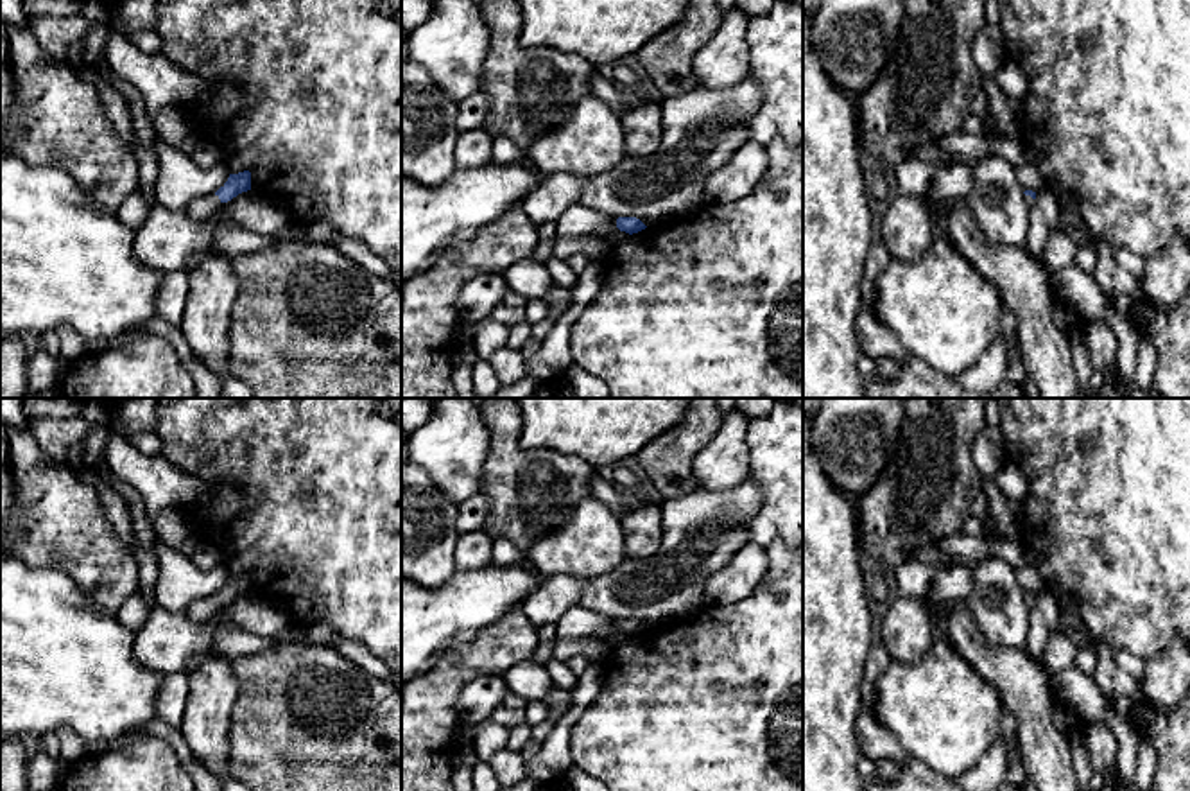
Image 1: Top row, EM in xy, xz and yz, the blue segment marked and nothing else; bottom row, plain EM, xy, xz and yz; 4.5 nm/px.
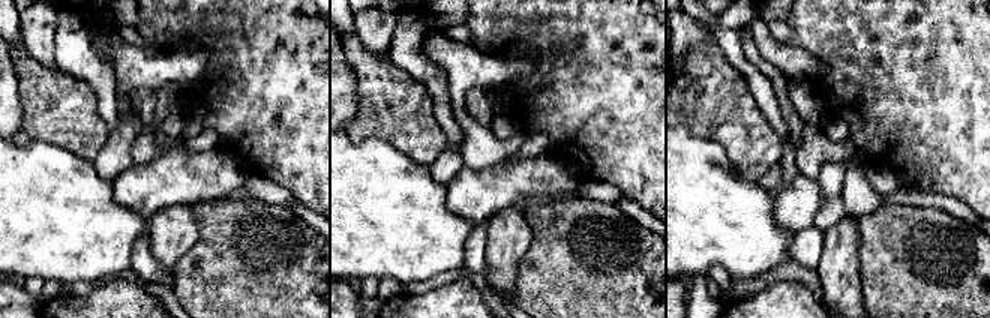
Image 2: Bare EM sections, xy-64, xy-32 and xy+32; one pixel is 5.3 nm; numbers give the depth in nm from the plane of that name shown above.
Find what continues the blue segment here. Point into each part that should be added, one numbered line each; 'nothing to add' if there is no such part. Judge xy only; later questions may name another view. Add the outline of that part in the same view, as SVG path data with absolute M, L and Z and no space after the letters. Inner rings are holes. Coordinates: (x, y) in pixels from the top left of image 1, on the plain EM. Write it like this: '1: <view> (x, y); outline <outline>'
1: xy (199, 612); outline M211 595L208 599L194 601L185 612L194 622L204 624L219 606L219 597Z

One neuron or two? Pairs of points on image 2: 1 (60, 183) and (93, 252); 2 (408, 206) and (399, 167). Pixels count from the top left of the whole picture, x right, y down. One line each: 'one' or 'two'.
1: one
2: one

